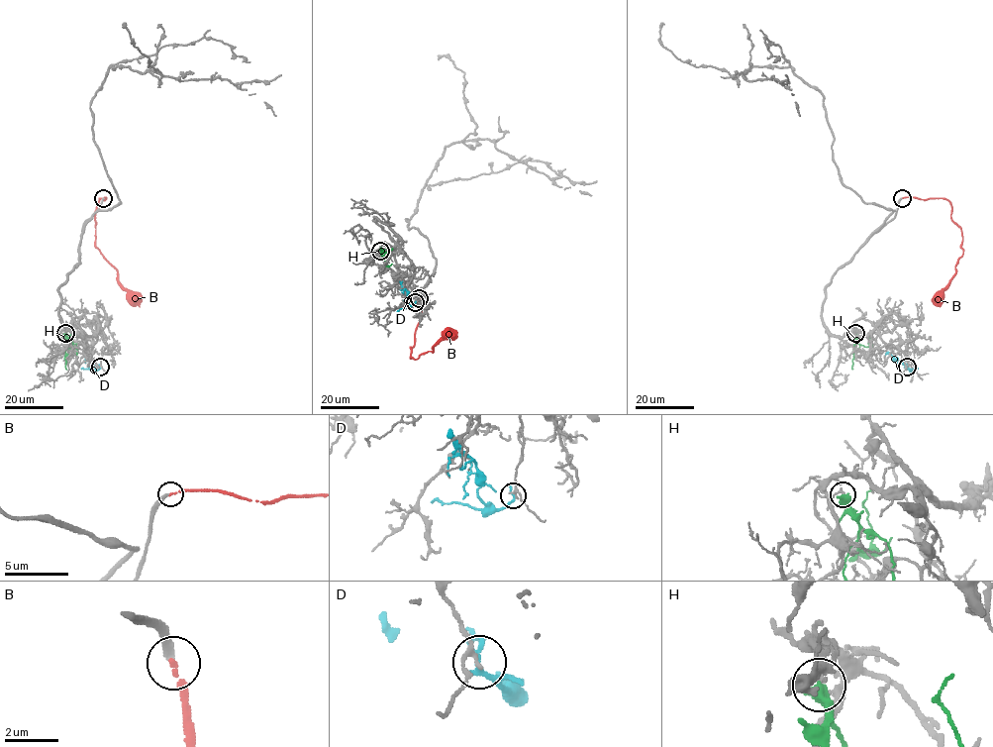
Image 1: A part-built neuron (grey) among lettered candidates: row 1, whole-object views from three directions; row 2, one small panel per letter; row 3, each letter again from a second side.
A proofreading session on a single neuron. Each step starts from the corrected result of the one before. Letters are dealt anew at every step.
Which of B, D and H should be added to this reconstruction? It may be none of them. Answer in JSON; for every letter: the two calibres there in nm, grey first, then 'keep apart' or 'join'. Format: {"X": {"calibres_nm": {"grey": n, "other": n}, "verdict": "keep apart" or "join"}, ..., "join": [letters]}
{"B": {"calibres_nm": {"grey": 260, "other": 160}, "verdict": "keep apart"}, "D": {"calibres_nm": {"grey": 150, "other": 220}, "verdict": "keep apart"}, "H": {"calibres_nm": {"grey": 170, "other": 550}, "verdict": "keep apart"}, "join": []}

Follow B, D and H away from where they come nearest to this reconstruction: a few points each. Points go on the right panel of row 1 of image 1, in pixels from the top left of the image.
B: (903, 198), (945, 198), (951, 207), (951, 219), (960, 228), (963, 253), (940, 306)
D: (906, 367), (888, 353), (885, 355)
H: (855, 334), (859, 346), (852, 369)

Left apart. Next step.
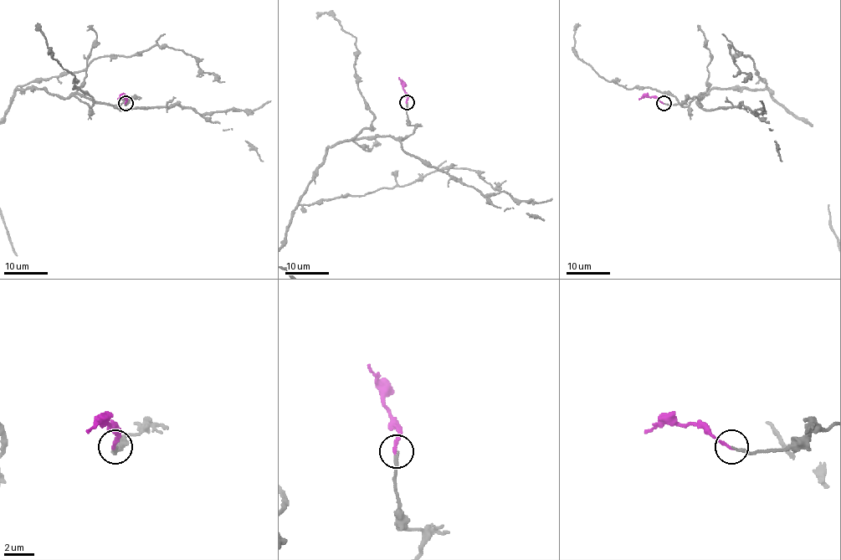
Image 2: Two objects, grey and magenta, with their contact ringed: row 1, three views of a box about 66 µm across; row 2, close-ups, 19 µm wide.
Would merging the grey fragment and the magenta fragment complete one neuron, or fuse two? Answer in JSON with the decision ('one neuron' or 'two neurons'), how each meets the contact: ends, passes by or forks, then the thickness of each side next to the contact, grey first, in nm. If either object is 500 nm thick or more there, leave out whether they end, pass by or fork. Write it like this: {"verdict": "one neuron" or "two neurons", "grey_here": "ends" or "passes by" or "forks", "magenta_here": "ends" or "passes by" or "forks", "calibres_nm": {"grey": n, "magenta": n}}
{"verdict": "one neuron", "grey_here": "ends", "magenta_here": "ends", "calibres_nm": {"grey": 170, "magenta": 200}}

